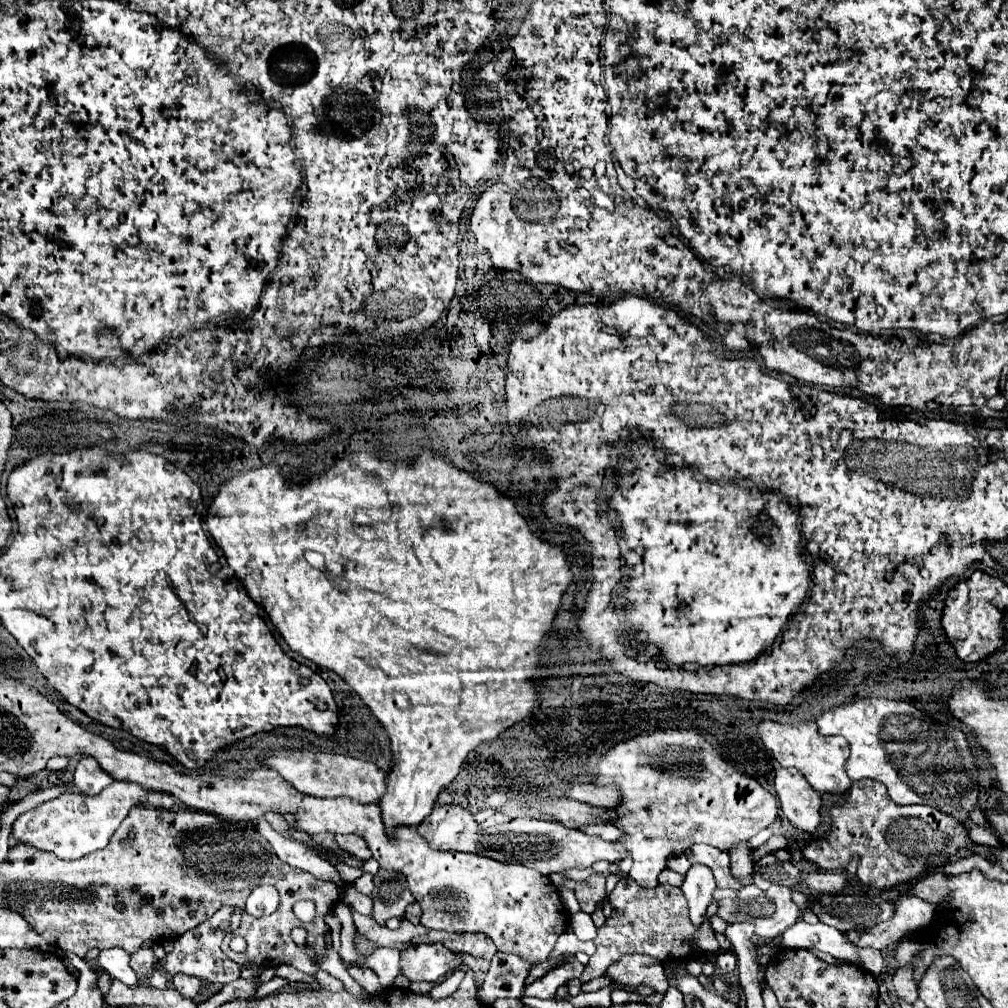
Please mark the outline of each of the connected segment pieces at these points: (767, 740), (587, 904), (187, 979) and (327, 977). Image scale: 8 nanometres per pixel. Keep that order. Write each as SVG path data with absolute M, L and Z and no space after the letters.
M762 722L758 726L758 734L762 736L764 746L774 754L780 766L796 768L818 792L842 794L850 790L852 780L846 774L844 762L850 754L850 746L842 736L822 736L816 728L816 722L798 722L796 726L778 724L778 722Z
M592 874L592 876L588 878L588 886L578 884L576 890L574 890L574 894L576 894L578 902L580 902L582 912L592 914L592 912L598 908L598 904L608 898L606 878L604 878L602 874Z
M184 974L174 976L174 988L188 1000L196 998L196 994L200 992L200 986L202 986L202 982L194 976L184 976Z
M318 971L316 973L316 979L319 981L322 988L331 990L332 992L339 992L343 989L342 983L327 972Z

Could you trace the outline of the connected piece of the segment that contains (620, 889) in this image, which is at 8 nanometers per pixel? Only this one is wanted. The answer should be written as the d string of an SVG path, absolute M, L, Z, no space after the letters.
M624 876L614 892L610 892L610 906L612 916L602 928L598 928L598 936L594 938L596 954L590 956L590 962L582 972L582 984L602 976L606 968L624 954L648 954L660 958L662 962L688 962L692 960L694 952L716 954L720 948L708 918L700 928L688 920L688 902L682 890L676 886L658 884L656 888L648 890L638 886L630 876Z

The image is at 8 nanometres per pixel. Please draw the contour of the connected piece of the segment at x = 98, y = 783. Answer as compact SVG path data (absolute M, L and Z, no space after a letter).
M84 756L84 758L78 762L76 772L74 772L74 784L76 784L76 788L78 788L82 794L94 796L94 794L102 792L104 786L108 786L108 784L112 784L112 782L114 782L112 776L106 774L106 772L98 766L98 762L96 762L94 758Z

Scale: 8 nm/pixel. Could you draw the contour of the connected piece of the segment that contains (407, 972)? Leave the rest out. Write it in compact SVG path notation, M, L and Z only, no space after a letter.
M420 944L400 952L400 972L412 982L434 982L454 966L462 966L460 956L442 944Z

